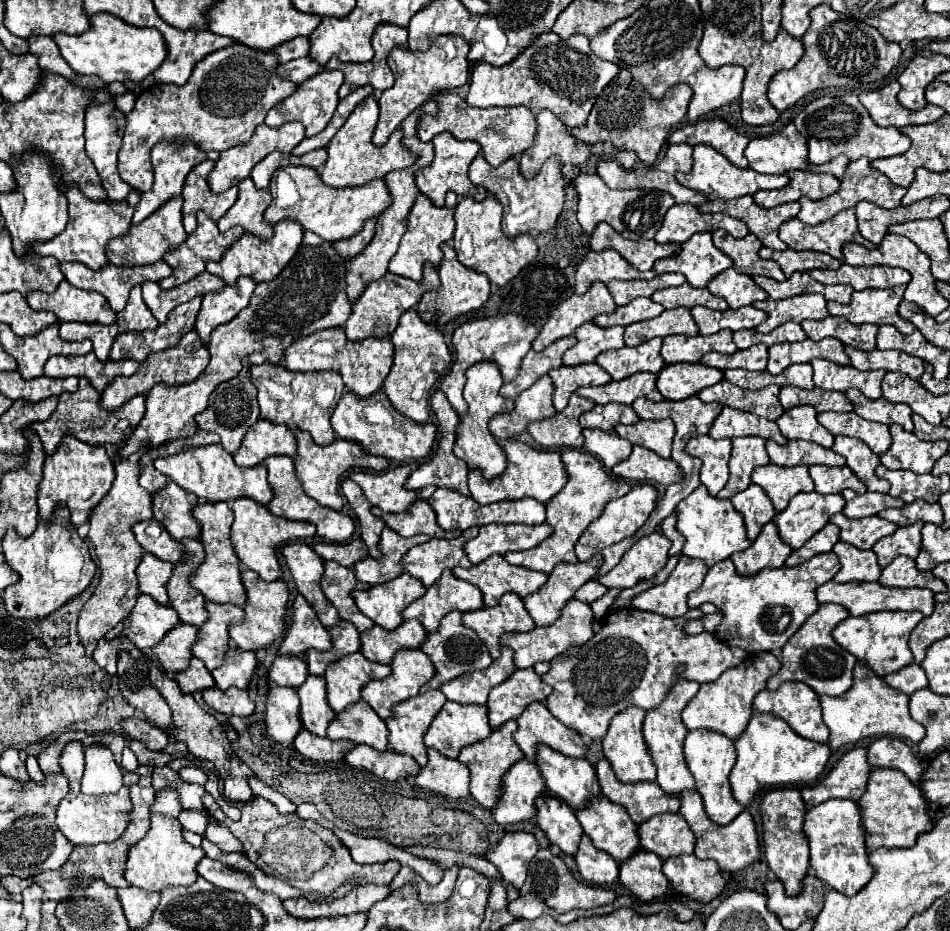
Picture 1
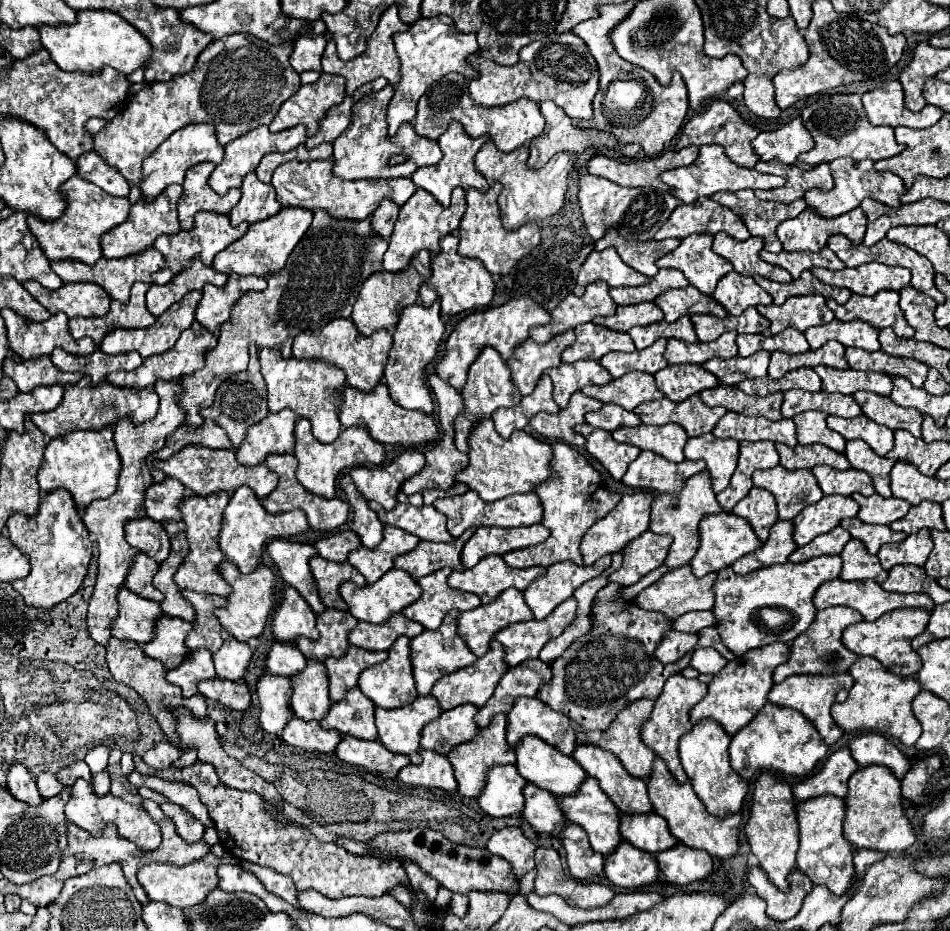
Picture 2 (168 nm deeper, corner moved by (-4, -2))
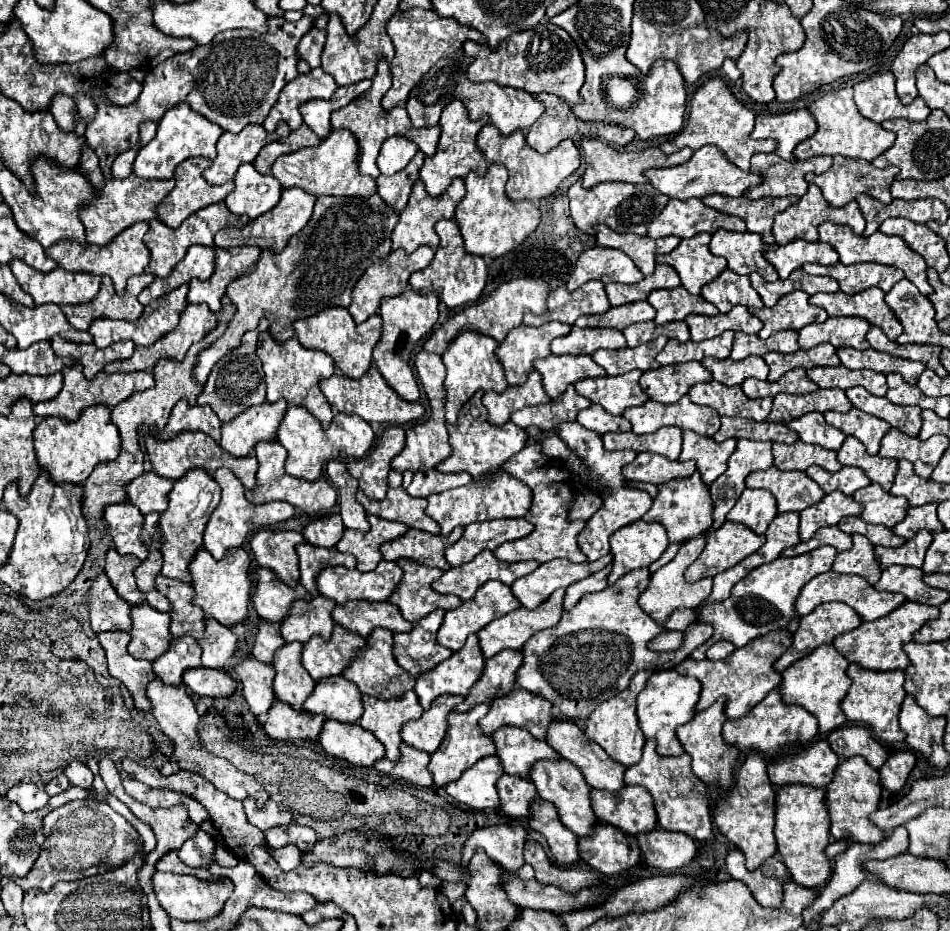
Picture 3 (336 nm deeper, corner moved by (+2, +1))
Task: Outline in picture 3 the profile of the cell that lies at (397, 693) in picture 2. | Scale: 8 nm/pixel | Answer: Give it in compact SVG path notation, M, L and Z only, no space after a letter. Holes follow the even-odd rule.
M373 629L373 633L367 637L367 643L361 651L357 651L357 657L349 663L347 669L343 669L343 677L353 681L361 693L379 697L379 699L389 699L389 697L399 697L405 691L411 691L415 685L415 677L401 669L395 663L395 657L391 653L393 649L393 633L389 629Z

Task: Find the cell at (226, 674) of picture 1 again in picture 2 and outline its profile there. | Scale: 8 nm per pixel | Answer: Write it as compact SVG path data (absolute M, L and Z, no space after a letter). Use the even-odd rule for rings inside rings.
M227 636L219 652L213 654L217 676L231 682L239 682L247 672L251 656L253 652L247 642L239 642L233 636Z

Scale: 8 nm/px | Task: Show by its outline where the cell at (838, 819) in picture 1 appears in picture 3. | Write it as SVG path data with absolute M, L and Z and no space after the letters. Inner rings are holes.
M785 785L777 791L775 797L775 839L777 839L777 851L785 863L785 867L791 873L791 879L803 887L815 889L815 887L823 887L829 877L831 877L831 863L825 859L823 849L829 845L829 813L825 809L823 803L825 797L825 789L817 789L817 787L809 787L809 785Z

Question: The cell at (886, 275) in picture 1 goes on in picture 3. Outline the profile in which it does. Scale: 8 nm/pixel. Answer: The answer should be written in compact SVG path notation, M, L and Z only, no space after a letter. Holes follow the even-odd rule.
M805 263L803 271L809 273L809 275L833 277L839 283L841 291L845 291L847 295L865 291L869 287L879 287L885 293L889 293L889 289L905 277L901 269L881 265L881 263L855 263L855 265Z

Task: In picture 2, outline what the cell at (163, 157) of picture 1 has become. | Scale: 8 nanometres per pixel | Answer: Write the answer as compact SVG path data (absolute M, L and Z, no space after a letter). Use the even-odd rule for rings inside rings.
M189 124L185 128L181 128L179 132L173 132L155 152L151 158L147 158L143 162L143 174L145 180L141 184L141 192L143 192L143 200L147 204L151 204L151 200L155 200L167 186L171 184L183 184L185 172L199 164L199 162L213 162L219 164L223 160L223 146L215 140L215 128L211 128L211 124Z

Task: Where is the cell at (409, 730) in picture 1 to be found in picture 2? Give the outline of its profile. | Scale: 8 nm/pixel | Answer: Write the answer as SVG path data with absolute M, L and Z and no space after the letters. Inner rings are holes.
M419 696L413 704L393 710L375 710L375 722L379 730L381 744L397 754L407 754L411 764L421 762L419 738L431 720L441 716L441 708L435 696Z

